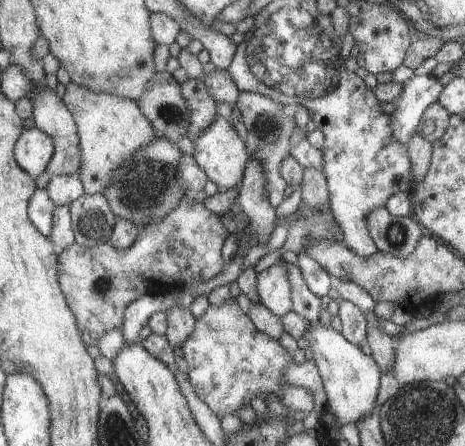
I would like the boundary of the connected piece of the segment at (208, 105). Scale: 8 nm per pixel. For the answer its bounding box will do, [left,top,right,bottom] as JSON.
[180,78,219,141]

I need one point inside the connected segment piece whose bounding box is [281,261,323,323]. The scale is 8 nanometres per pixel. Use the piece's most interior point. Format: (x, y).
(304, 303)

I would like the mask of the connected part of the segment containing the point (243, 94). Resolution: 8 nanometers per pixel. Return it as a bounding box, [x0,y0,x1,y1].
[234,91,294,209]

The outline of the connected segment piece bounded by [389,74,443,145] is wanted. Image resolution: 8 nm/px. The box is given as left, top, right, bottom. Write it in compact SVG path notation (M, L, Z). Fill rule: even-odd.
M431 74L412 75L400 84L401 91L393 100L393 111L389 114L392 137L407 145L419 128L424 110L438 100L443 86Z

